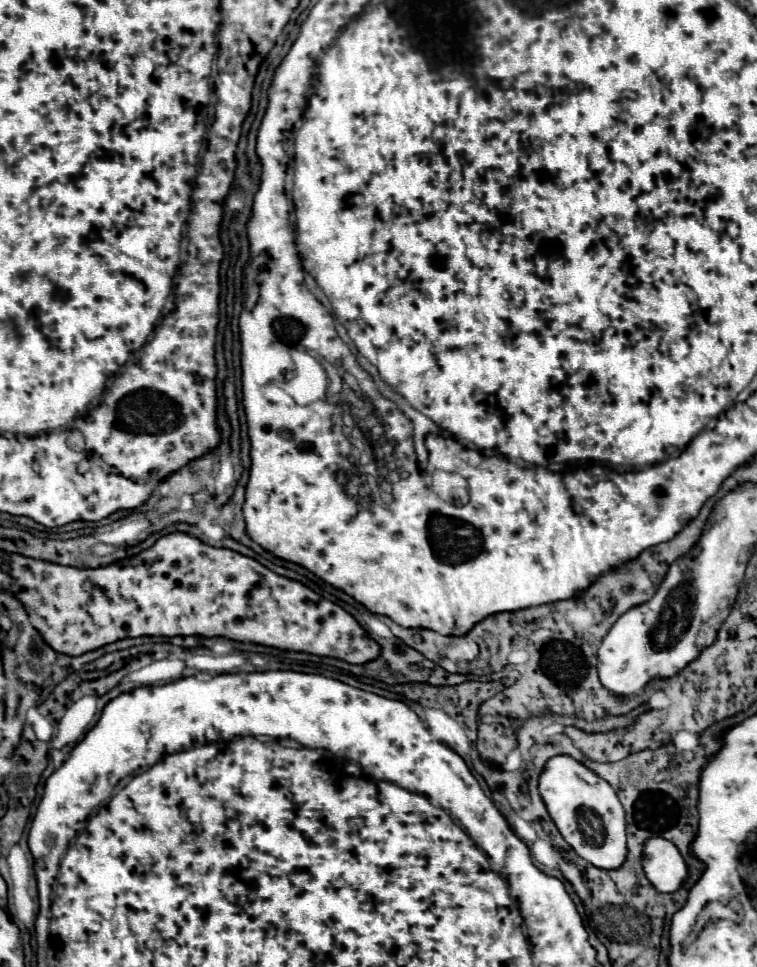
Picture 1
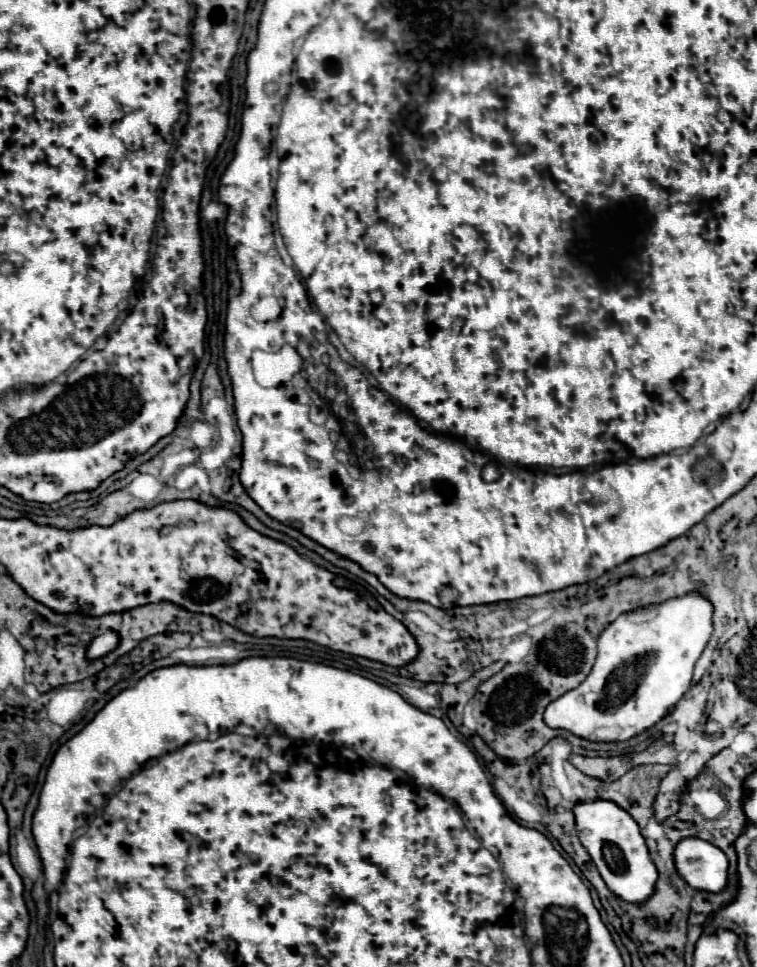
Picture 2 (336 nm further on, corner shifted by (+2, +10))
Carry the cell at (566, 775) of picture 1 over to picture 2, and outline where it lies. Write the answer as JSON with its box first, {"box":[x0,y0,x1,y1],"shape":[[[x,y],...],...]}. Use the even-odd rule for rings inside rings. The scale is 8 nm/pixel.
{"box":[574,798,658,902],"shape":[[[602,798],[592,802],[578,802],[574,806],[574,816],[578,838],[590,854],[592,862],[596,864],[606,886],[626,902],[644,902],[654,892],[658,872],[654,862],[650,860],[646,842],[640,834],[636,820],[616,802]]]}

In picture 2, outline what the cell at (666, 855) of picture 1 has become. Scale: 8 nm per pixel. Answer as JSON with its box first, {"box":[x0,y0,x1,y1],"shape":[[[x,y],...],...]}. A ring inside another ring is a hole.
{"box":[674,838,728,892],"shape":[[[684,838],[674,848],[678,874],[694,890],[718,892],[726,886],[728,858],[722,850],[700,838]]]}

